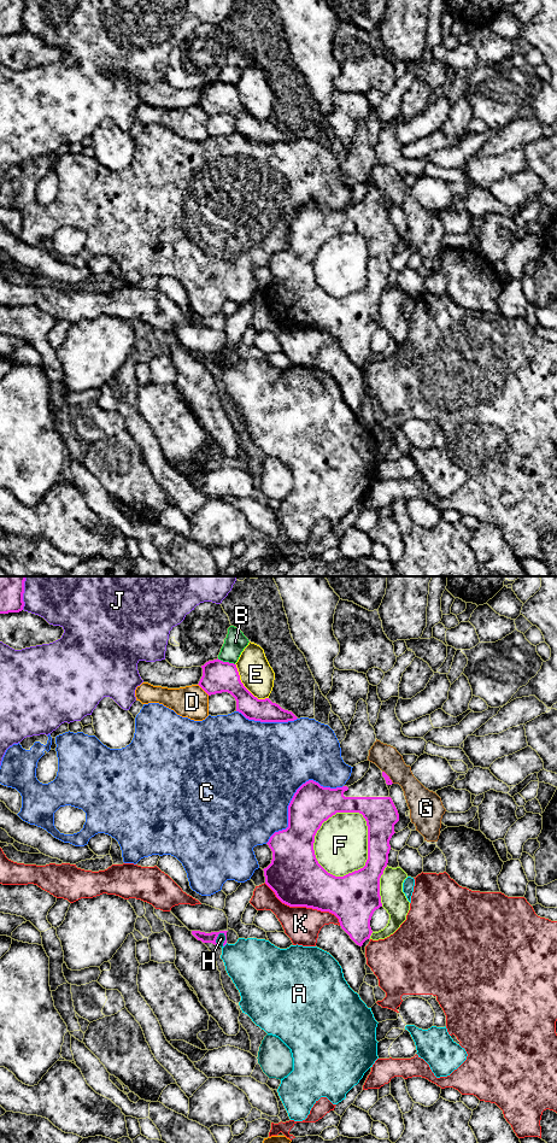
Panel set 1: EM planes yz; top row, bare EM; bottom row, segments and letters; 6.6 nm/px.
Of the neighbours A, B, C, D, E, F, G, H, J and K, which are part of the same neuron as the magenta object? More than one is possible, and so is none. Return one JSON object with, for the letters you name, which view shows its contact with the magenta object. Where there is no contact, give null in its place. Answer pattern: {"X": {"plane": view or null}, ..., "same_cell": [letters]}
{"same_cell": []}

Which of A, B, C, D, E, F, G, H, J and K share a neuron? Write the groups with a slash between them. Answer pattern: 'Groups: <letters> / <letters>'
Groups: A / B / C / D / E / F / G / H / J / K

